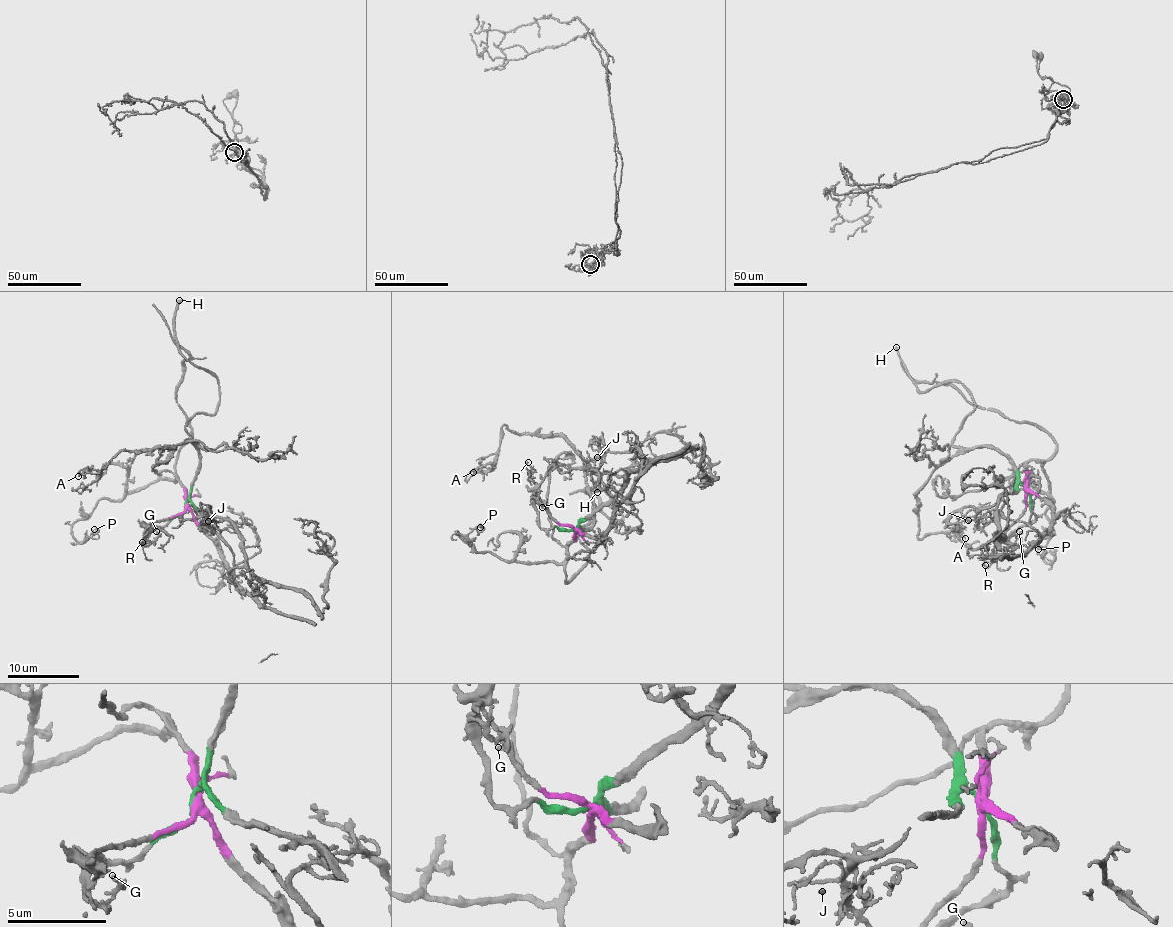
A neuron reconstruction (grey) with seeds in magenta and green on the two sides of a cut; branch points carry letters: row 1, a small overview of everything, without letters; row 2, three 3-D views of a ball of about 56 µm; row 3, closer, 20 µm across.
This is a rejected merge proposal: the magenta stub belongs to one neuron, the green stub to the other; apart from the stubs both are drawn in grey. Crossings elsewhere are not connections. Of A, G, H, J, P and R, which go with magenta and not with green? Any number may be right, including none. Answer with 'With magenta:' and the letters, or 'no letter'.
With magenta: P, R

